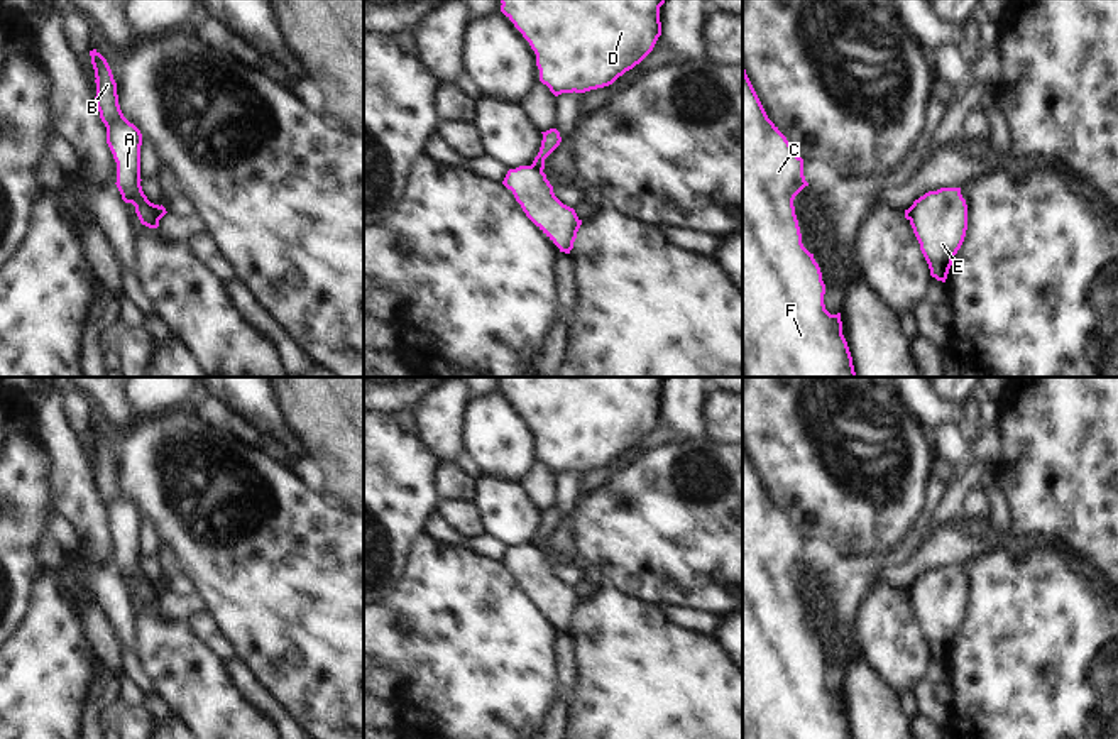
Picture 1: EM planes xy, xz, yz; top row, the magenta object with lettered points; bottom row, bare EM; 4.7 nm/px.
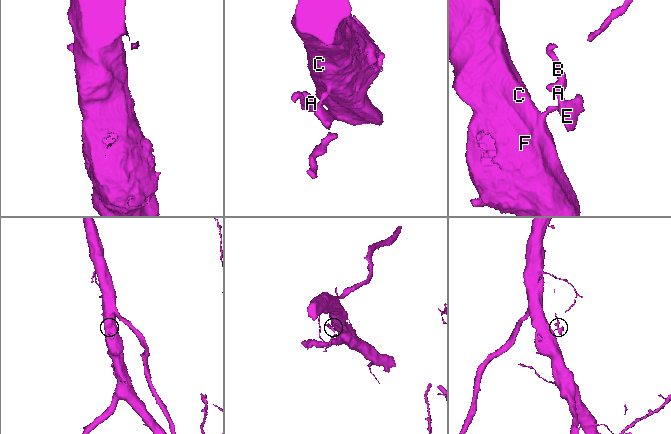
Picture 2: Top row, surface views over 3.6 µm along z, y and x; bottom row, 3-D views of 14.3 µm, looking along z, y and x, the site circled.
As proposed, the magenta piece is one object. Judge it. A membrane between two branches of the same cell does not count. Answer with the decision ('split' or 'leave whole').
split

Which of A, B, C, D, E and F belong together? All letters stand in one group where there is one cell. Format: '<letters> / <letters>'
A B E / C D F

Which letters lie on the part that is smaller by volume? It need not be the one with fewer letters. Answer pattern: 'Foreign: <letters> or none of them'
Foreign: A, B, E

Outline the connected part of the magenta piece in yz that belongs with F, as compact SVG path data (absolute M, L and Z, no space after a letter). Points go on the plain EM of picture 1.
M743 445L743 739L852 739L841 692L825 688L820 646L802 622L793 578L805 565L803 538L768 497Z

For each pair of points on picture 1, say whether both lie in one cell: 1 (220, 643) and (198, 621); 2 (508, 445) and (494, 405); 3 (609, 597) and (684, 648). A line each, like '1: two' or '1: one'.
1: one
2: one
3: one

